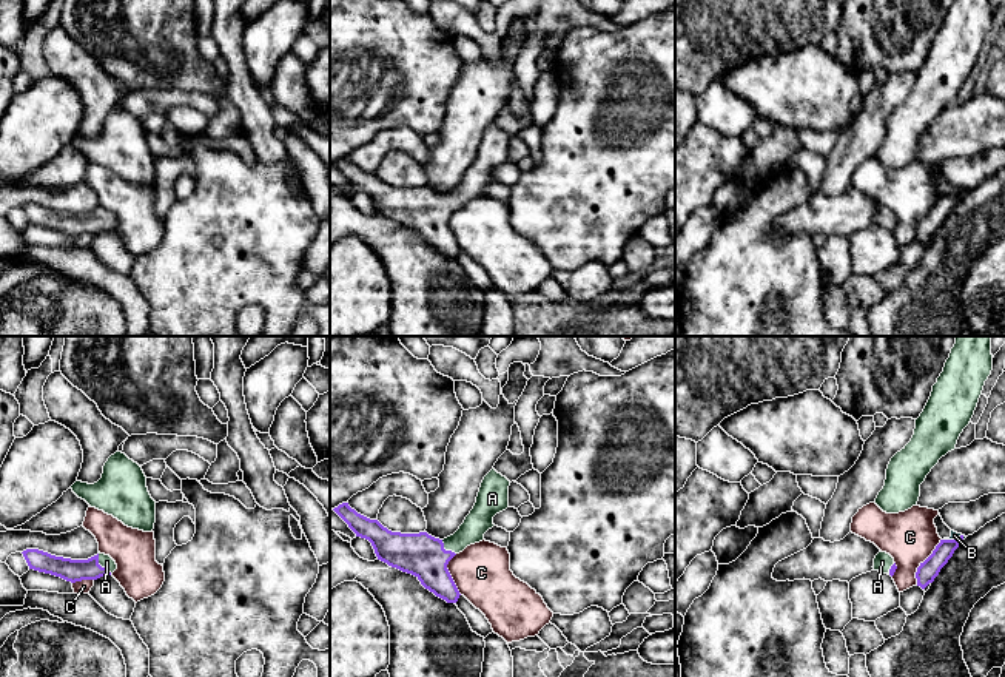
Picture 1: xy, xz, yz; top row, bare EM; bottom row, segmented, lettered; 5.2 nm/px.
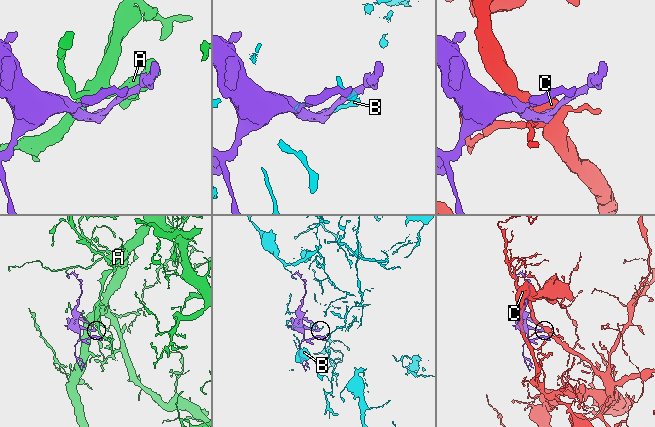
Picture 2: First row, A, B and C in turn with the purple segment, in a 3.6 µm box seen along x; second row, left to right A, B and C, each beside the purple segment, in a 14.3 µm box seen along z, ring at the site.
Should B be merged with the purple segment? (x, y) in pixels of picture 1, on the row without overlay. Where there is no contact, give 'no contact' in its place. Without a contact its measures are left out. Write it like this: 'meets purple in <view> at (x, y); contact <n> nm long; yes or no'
meets purple in yz at (953, 195); contact 110 nm long; no

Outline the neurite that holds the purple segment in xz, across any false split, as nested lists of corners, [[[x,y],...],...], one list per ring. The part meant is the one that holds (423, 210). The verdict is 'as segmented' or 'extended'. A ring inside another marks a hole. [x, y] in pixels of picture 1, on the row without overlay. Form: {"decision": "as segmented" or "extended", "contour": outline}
{"decision": "extended", "contour": [[[492,123],[482,134],[476,157],[459,184],[444,193],[427,187],[401,188],[384,182],[342,157],[333,165],[348,179],[356,191],[371,197],[378,214],[415,230],[421,239],[447,258],[456,258],[459,245],[447,224],[449,216],[467,200],[484,194],[493,171],[509,162],[510,136]]]}

